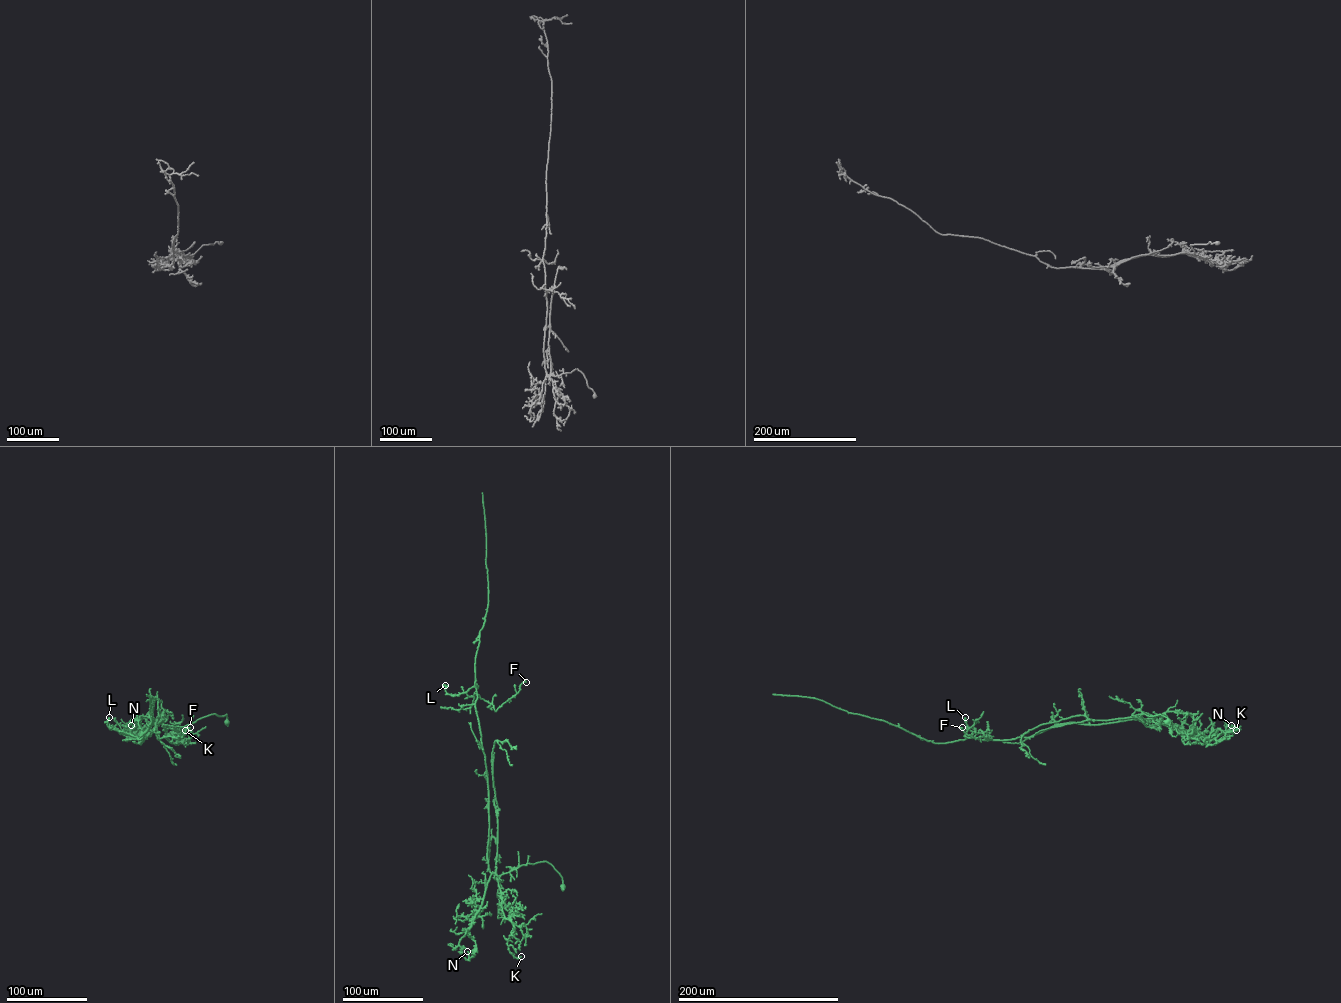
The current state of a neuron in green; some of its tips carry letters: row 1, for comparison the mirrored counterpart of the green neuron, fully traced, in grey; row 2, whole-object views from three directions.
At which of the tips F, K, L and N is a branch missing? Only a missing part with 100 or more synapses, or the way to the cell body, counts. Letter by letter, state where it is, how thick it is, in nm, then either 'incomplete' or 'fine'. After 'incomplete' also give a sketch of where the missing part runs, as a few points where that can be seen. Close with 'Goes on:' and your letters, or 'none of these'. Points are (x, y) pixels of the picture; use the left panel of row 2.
F: at (190, 727); 170 nm thick; fine
K: at (185, 730); 130 nm thick; fine
L: at (109, 717); 320 nm thick; fine
N: at (131, 725); 150 nm thick; fine
Goes on: none of these

